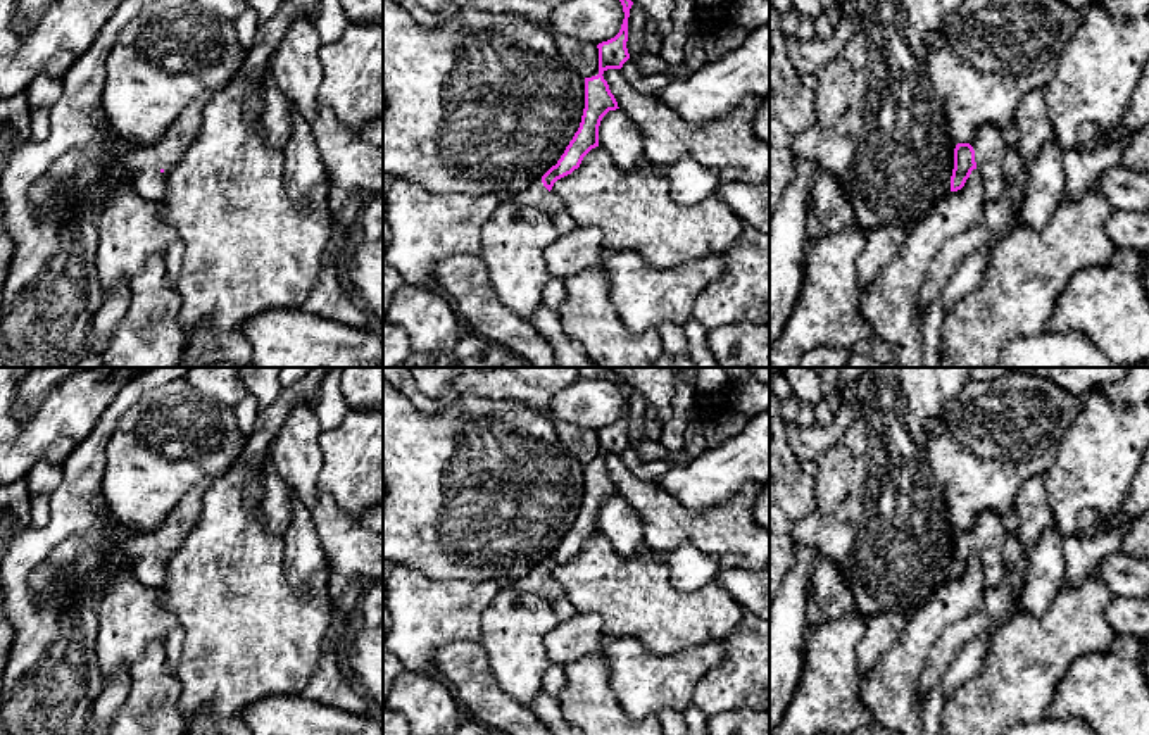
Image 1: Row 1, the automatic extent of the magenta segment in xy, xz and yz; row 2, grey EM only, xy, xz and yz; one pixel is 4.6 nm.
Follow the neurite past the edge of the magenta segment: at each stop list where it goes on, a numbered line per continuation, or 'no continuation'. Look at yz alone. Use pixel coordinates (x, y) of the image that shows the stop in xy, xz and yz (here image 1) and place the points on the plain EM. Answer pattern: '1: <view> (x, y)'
1: yz (989, 530)

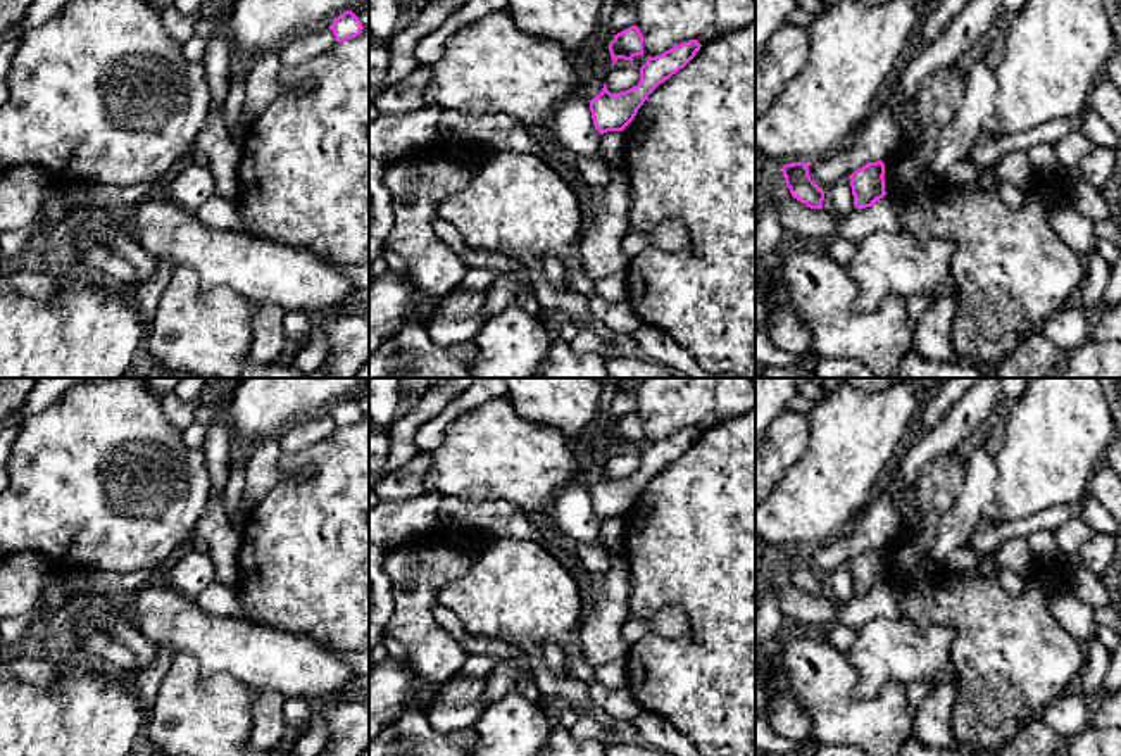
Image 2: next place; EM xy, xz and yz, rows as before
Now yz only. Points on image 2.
no continuation

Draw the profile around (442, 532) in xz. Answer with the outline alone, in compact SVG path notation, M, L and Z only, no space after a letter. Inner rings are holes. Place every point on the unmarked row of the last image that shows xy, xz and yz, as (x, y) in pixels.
M436 523L428 533L428 539L433 539L436 542L473 542L473 540L488 540L488 539L495 539L495 535L492 532L479 532L474 528L455 528L448 523Z

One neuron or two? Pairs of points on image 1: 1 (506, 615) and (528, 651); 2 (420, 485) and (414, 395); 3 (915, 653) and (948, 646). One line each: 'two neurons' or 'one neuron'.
1: one neuron
2: two neurons
3: two neurons

